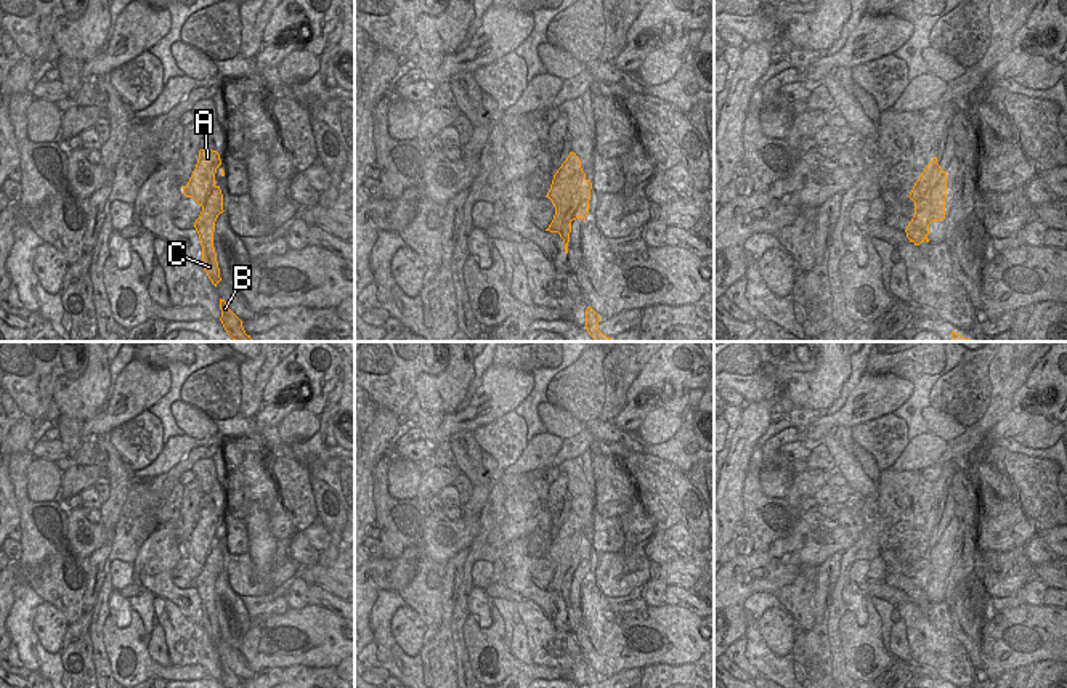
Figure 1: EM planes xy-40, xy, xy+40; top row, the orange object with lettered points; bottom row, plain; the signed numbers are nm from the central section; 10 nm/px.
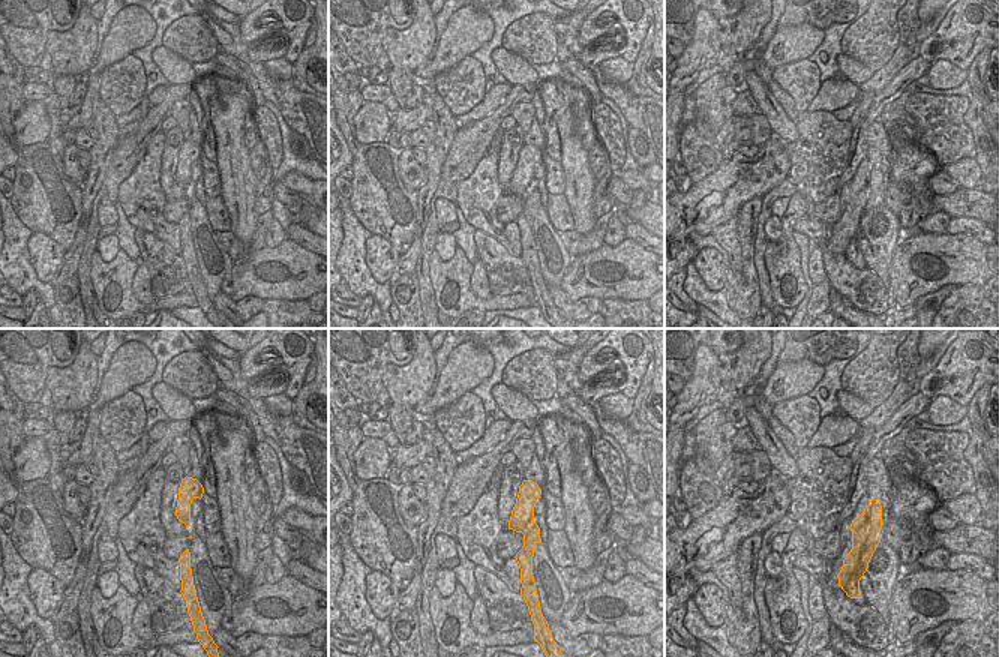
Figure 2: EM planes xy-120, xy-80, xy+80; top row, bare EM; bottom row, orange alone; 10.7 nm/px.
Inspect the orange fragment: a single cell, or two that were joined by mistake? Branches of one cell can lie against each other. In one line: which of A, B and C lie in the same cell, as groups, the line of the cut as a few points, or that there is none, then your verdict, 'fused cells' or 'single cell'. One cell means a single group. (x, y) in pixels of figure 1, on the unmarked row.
groups A / B C; cut xy (573, 568), (567, 571), (565, 582), (559, 592); fused cells

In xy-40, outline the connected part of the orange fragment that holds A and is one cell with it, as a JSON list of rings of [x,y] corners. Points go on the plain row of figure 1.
[[[201,508],[196,528],[183,545],[183,553],[193,556],[202,571],[194,582],[196,589],[202,589],[209,577],[218,577],[223,573],[223,553],[220,545],[215,544],[217,528],[221,524],[220,513],[212,508]]]

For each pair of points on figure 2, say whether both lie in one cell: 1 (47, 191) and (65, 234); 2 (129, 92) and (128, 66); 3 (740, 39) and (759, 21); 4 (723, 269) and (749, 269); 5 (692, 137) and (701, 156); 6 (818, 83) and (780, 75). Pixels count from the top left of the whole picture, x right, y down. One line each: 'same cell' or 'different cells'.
1: same cell
2: same cell
3: same cell
4: different cells
5: same cell
6: same cell

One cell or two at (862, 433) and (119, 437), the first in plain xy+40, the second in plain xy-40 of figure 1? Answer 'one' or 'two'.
one

